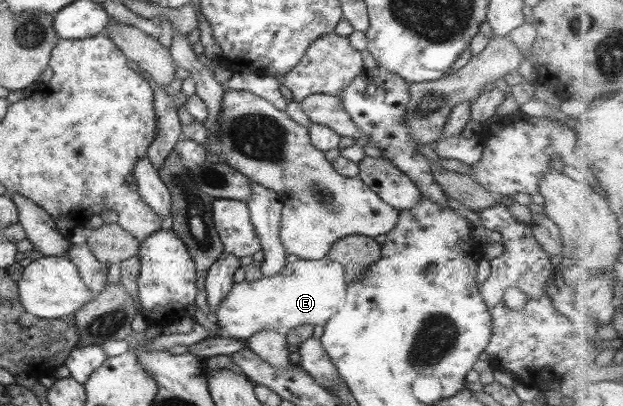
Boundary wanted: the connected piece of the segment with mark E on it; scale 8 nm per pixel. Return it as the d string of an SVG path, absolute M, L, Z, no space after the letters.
M326 257L286 262L273 276L233 283L217 306L216 325L221 328L222 337L243 341L260 331L286 335L289 329L299 326L324 326L343 304L346 285L341 264Z

